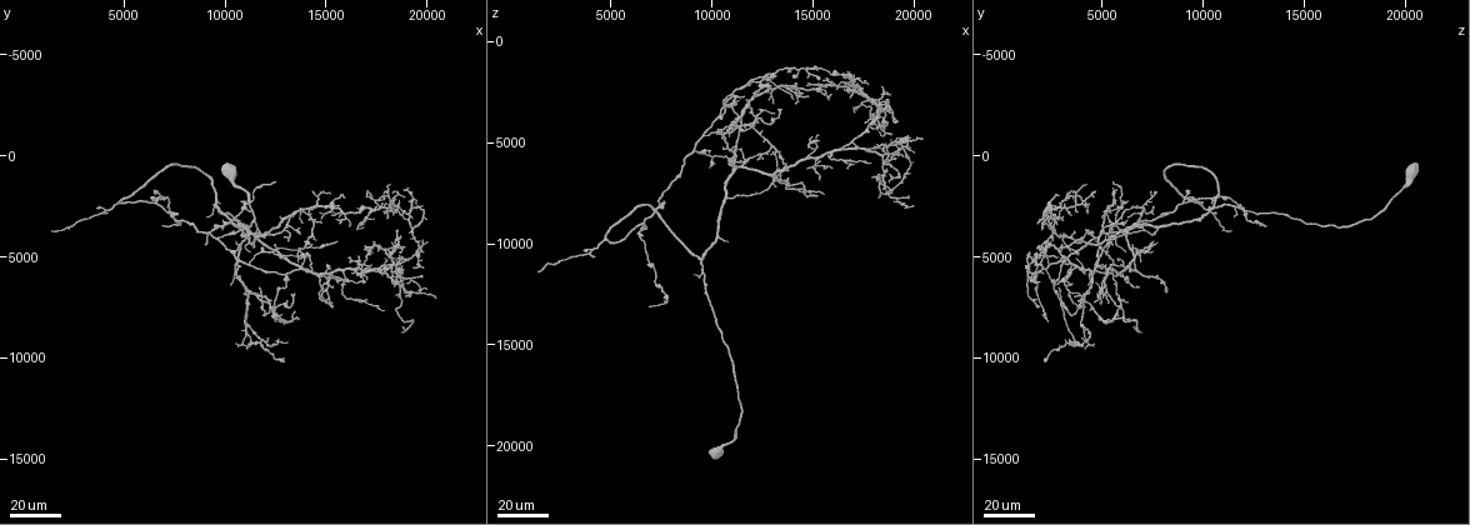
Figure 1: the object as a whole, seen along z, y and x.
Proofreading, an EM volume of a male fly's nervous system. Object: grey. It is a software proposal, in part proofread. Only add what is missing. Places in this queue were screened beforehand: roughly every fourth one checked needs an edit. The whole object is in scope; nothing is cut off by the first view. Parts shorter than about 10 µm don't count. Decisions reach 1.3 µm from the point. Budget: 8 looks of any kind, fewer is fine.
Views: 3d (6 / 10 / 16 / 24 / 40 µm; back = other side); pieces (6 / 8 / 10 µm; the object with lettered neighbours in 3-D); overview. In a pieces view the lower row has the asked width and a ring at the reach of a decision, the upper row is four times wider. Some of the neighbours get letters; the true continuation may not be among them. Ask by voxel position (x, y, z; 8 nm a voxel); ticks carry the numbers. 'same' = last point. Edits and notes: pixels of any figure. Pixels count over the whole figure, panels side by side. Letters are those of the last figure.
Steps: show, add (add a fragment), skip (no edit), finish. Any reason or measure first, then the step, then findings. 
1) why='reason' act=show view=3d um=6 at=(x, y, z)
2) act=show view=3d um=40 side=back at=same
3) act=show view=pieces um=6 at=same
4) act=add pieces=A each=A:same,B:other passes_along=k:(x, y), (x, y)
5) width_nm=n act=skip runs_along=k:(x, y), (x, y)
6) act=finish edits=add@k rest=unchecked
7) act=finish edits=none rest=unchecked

why='an open end' act=show view=3d um=40 at=(4300, 2800, 10700)

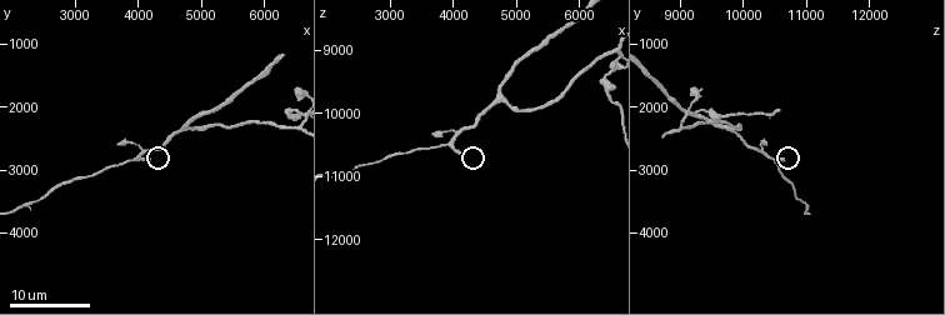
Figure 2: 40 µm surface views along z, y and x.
act=show view=pieces um=8 at=(4150, 2850, 10650)

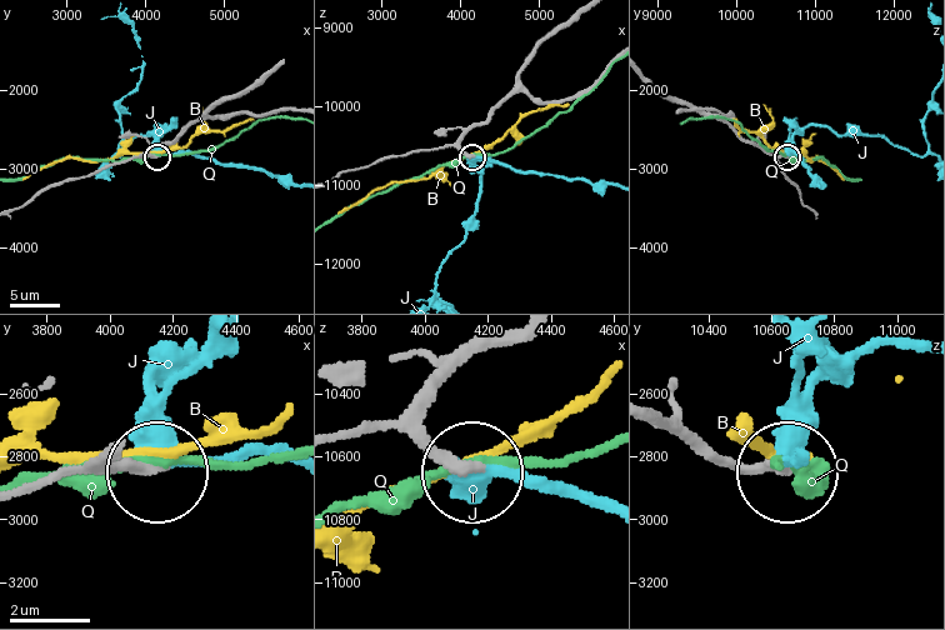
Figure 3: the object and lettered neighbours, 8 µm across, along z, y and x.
act=add pieces=J each=B:other,J:same,Q:other found='it goes on there'

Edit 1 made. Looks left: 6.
why='see it whole again' act=show view=overview

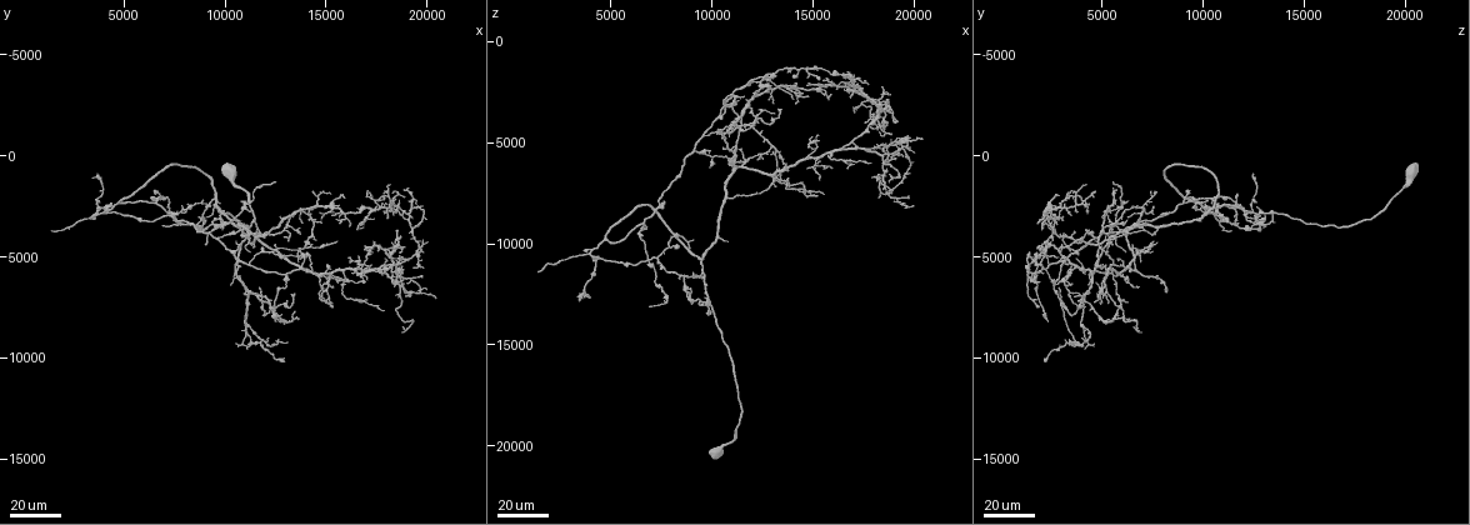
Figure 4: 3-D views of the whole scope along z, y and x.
why='end of a long branch' act=show view=3d um=40 at=(7000, 3400, 13000)

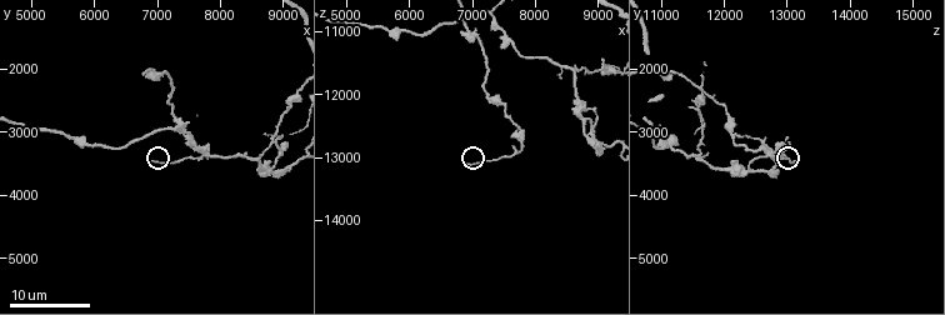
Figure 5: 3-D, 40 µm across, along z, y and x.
act=show view=pieces um=8 at=(6950, 3450, 13100)

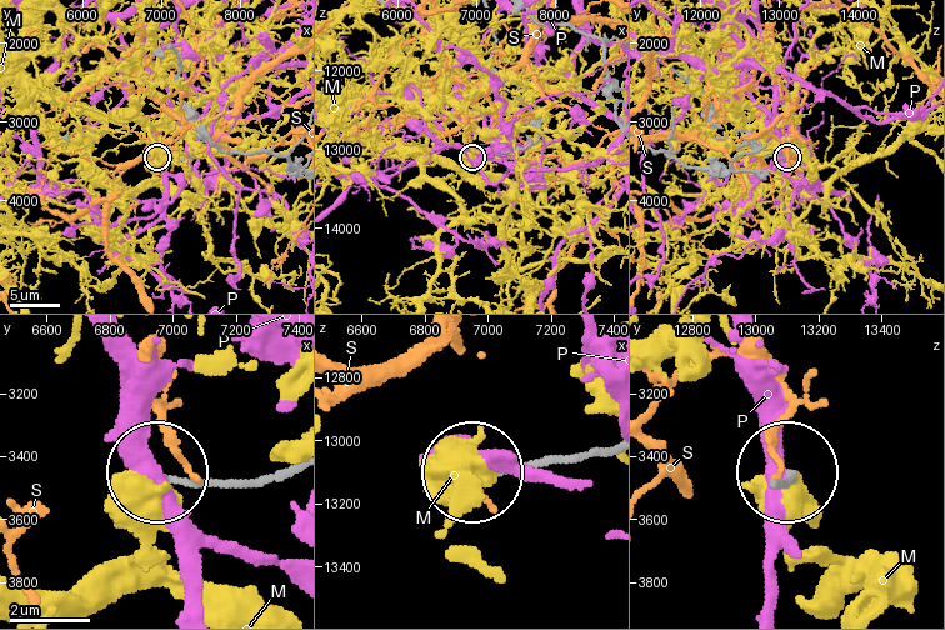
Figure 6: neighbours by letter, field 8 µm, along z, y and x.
act=skip each=M:other,P:other,S:other runs_along=6:(294, 474), (183, 484), (156, 474) found='no lettered fragment goes on from it'

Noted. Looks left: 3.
why='branch stops here' act=show view=3d um=24 at=(8900, 2200, 10300)

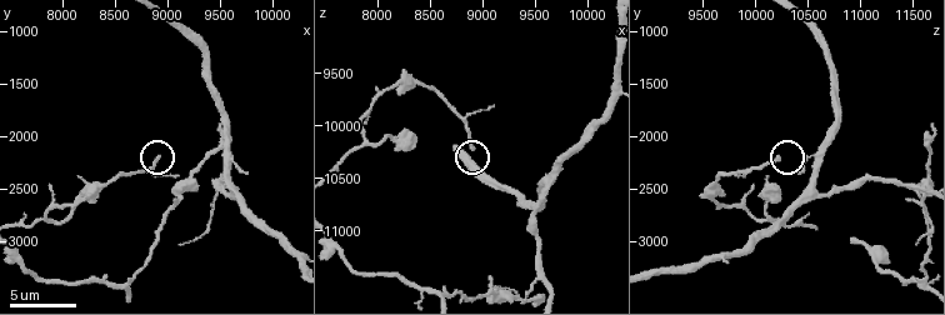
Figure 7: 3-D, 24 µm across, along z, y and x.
act=show view=pieces um=8 at=(8880, 2220, 10220)

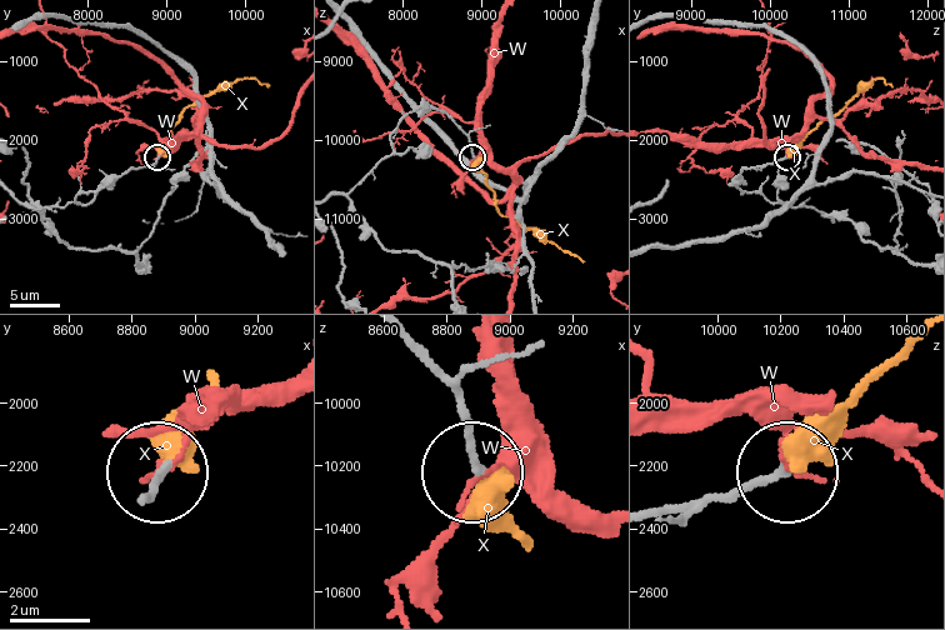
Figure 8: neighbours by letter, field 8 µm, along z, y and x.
act=add pieces=X each=W:other,X:same passes_along=8:(675, 508), (763, 478), (914, 346) found='the cell continues'

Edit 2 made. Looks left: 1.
act=finish edits=add@3,add@8 rest=unchecked

